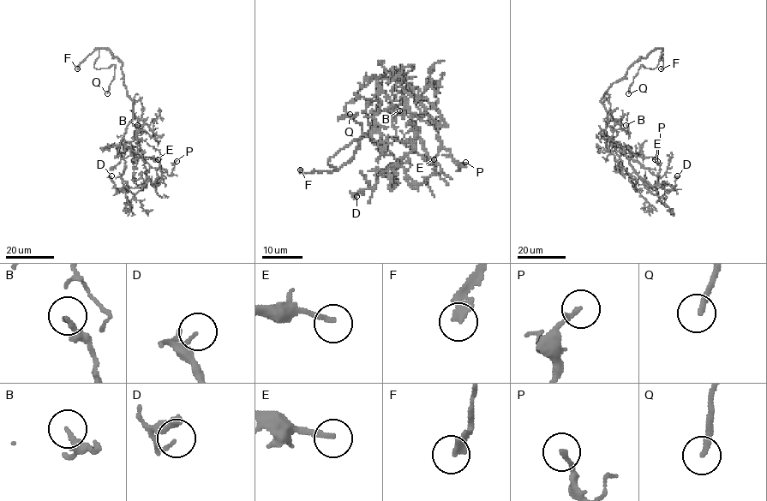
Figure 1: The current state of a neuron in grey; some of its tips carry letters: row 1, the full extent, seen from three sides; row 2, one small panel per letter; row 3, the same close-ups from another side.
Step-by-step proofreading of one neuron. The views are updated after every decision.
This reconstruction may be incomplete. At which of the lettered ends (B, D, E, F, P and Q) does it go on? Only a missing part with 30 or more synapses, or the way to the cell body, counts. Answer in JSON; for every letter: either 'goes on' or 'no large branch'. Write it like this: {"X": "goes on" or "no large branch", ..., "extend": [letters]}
{"B": "no large branch", "D": "no large branch", "E": "goes on", "F": "goes on", "P": "no large branch", "Q": "goes on", "extend": ["E", "F", "Q"]}

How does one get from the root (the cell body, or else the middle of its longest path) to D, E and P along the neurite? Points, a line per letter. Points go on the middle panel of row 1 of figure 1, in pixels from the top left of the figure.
D: (386, 73), (392, 68), (392, 80), (398, 76), (412, 114), (413, 148), (356, 196)
E: (386, 73), (392, 68), (393, 79), (380, 77), (377, 84), (393, 105), (394, 140), (434, 159)
P: (386, 73), (393, 69), (392, 80), (398, 76), (407, 109), (434, 128), (440, 144), (458, 166), (465, 162)

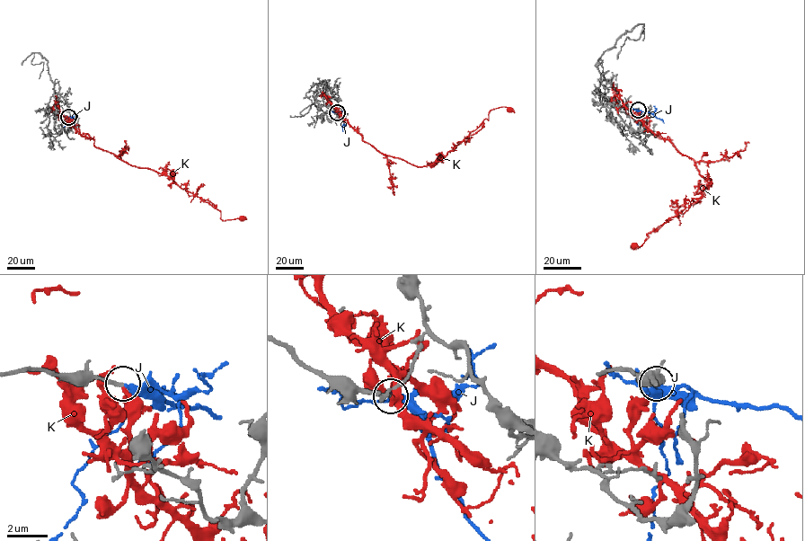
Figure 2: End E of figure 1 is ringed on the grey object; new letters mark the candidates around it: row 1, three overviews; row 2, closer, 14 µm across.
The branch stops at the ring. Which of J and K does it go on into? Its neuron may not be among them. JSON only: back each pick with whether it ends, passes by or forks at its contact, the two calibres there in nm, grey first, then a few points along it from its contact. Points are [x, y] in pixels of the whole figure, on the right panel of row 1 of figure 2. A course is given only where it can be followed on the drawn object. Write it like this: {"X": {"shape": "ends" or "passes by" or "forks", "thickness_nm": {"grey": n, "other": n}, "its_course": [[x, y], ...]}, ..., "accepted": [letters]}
{"J": {"shape": "forks", "thickness_nm": {"grey": 190, "other": 240}, "its_course": [[638, 110], [650, 112], [664, 122]]}, "accepted": ["J"]}

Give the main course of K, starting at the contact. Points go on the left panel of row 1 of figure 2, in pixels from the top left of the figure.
K: (68, 117), (96, 146), (169, 176), (218, 209), (223, 220), (241, 217)

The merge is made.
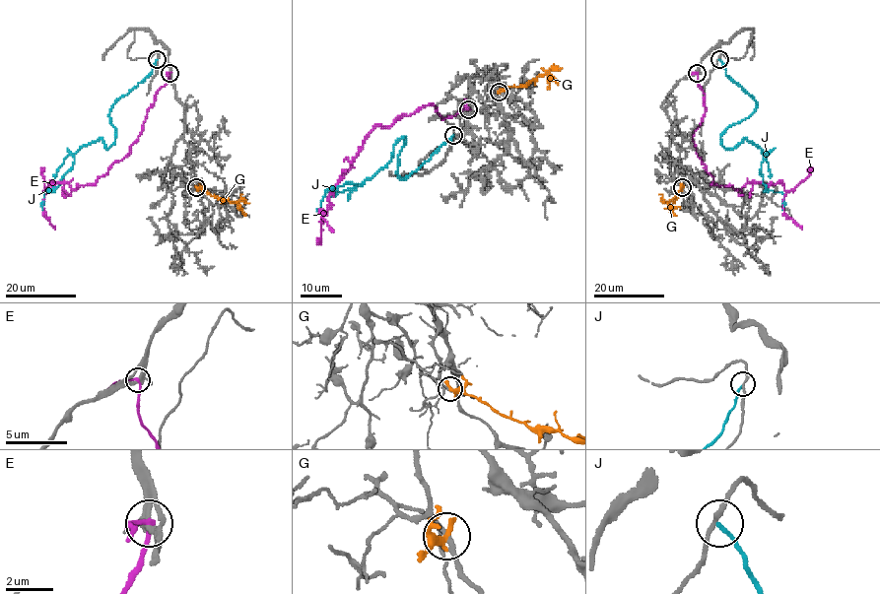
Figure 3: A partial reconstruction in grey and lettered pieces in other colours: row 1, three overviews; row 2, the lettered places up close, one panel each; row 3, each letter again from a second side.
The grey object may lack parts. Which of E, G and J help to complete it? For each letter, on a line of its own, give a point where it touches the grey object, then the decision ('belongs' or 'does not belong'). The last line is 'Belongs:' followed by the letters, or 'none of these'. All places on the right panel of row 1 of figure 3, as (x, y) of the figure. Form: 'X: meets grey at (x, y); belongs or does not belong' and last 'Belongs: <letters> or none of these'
E: meets grey at (697, 73); does not belong
G: meets grey at (682, 187); does not belong
J: meets grey at (719, 59); does not belong
Belongs: none of these

